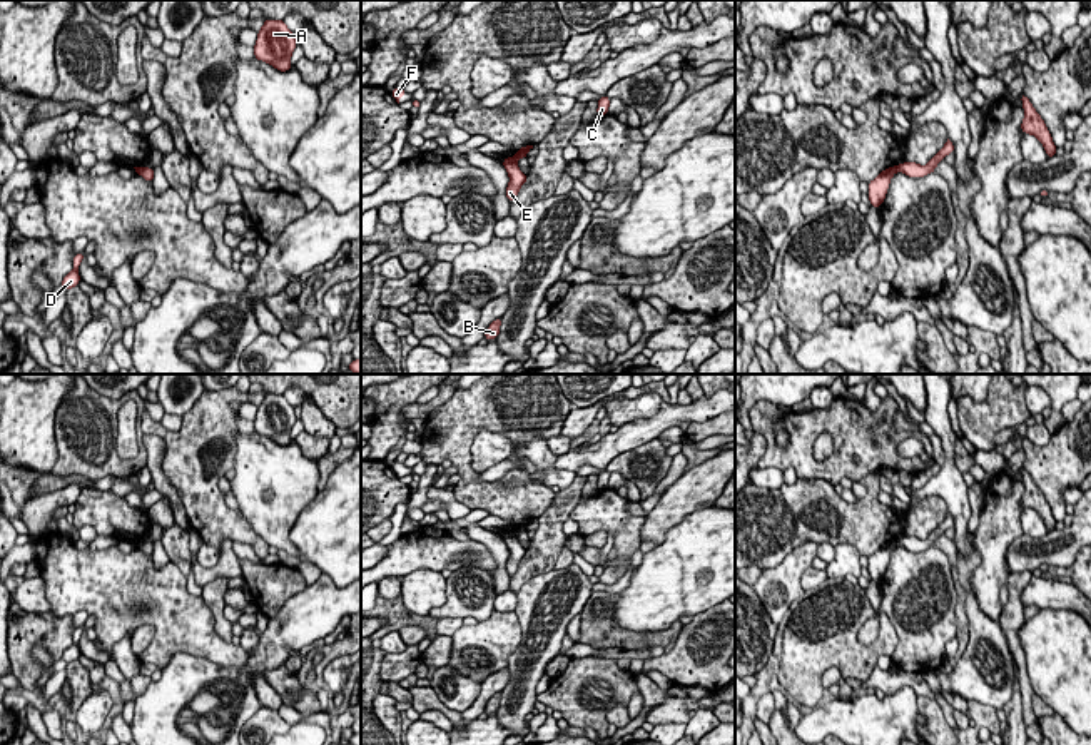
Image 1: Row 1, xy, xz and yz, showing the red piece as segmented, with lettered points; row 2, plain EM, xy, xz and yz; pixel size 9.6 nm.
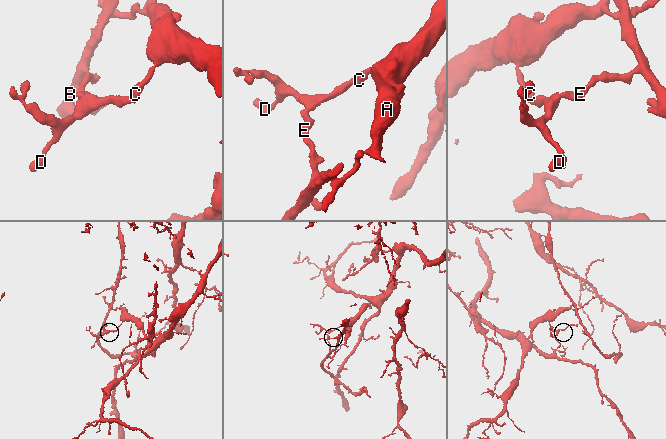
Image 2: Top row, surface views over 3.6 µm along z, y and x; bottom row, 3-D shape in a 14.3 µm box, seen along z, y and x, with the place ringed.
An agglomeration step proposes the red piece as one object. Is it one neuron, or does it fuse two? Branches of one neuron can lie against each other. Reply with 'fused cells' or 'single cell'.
fused cells

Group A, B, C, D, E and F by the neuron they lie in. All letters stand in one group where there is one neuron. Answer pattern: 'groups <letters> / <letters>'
groups A C D F / B E

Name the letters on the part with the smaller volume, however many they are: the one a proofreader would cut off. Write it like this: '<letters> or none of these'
B, E

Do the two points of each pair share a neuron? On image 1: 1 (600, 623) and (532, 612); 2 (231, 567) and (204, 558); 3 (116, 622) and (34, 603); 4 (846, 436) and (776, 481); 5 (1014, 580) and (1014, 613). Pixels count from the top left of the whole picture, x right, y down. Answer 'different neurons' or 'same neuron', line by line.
1: different neurons
2: different neurons
3: different neurons
4: different neurons
5: same neuron

